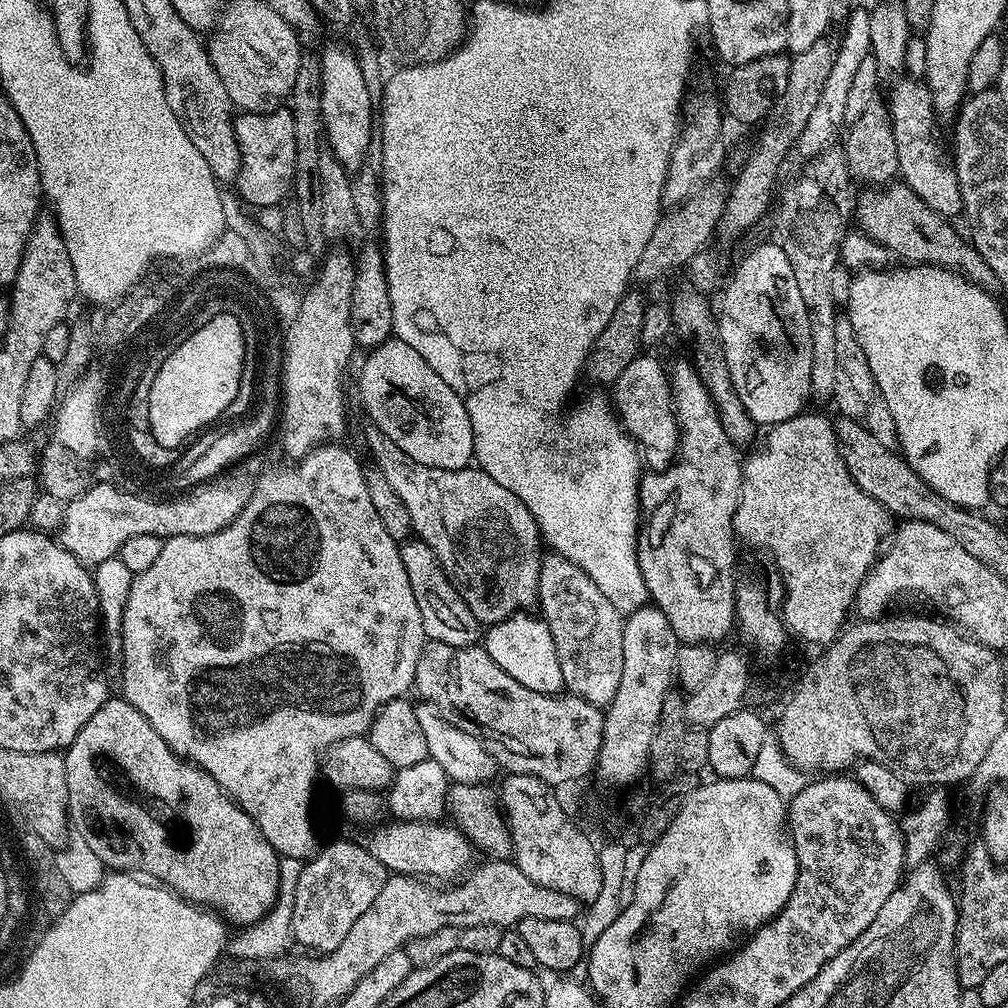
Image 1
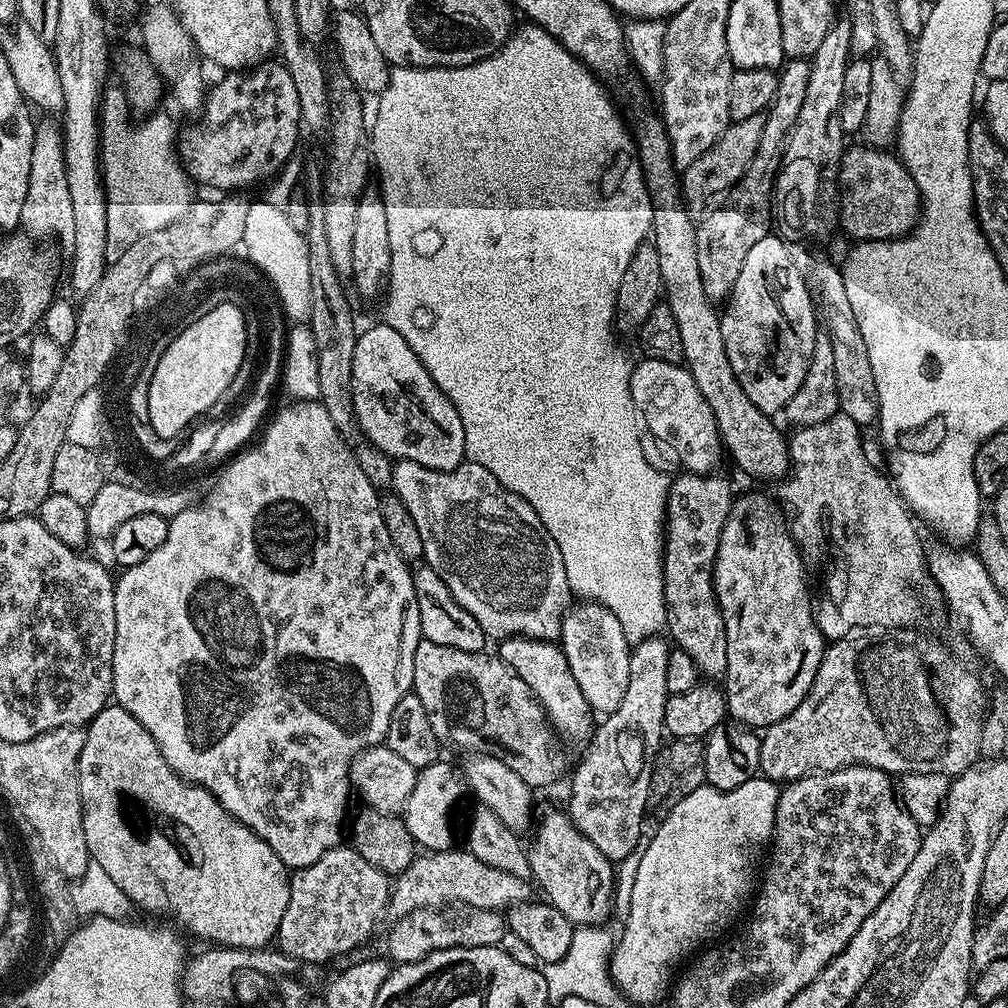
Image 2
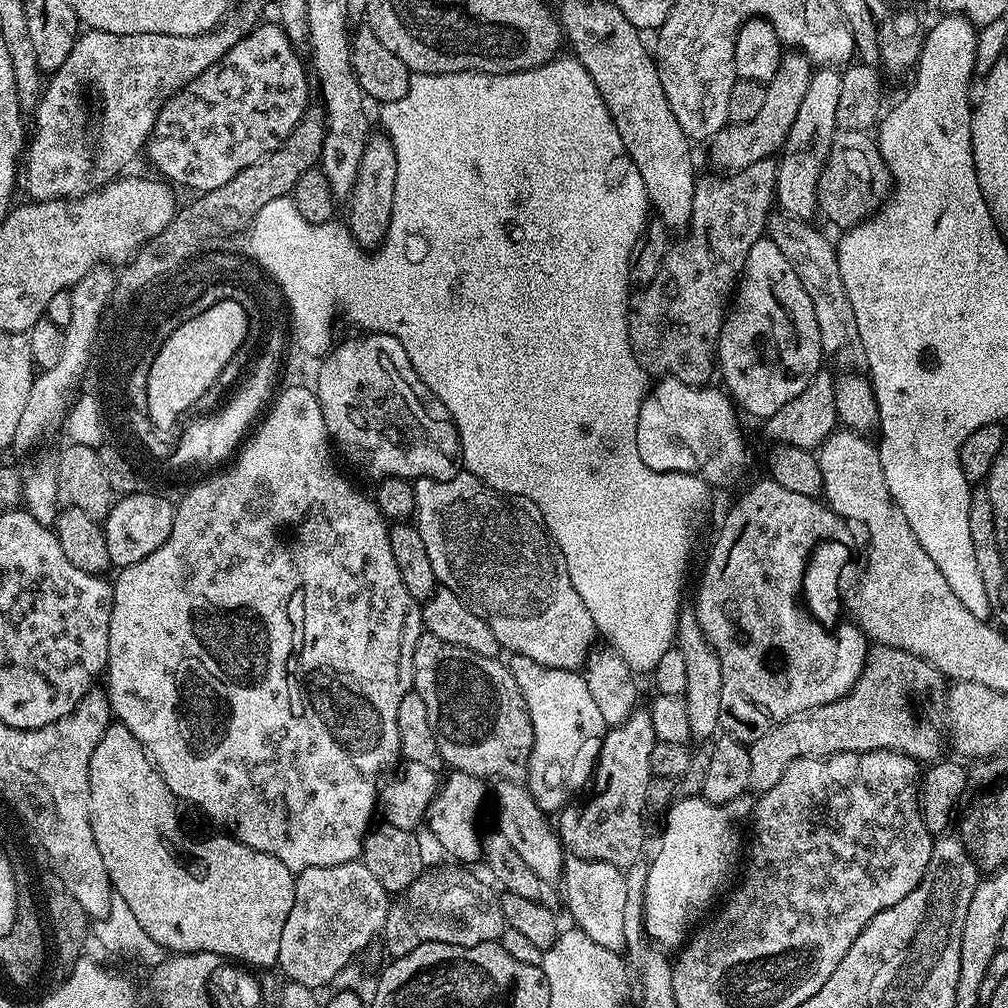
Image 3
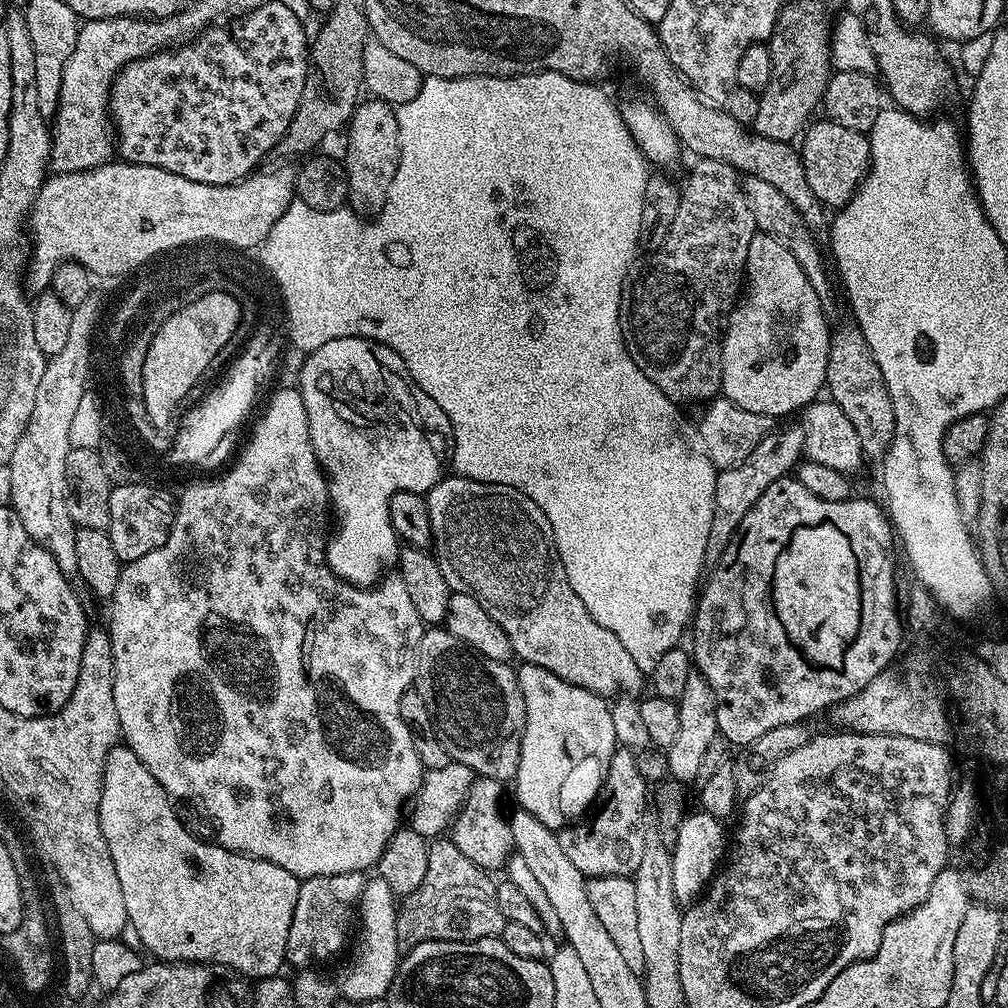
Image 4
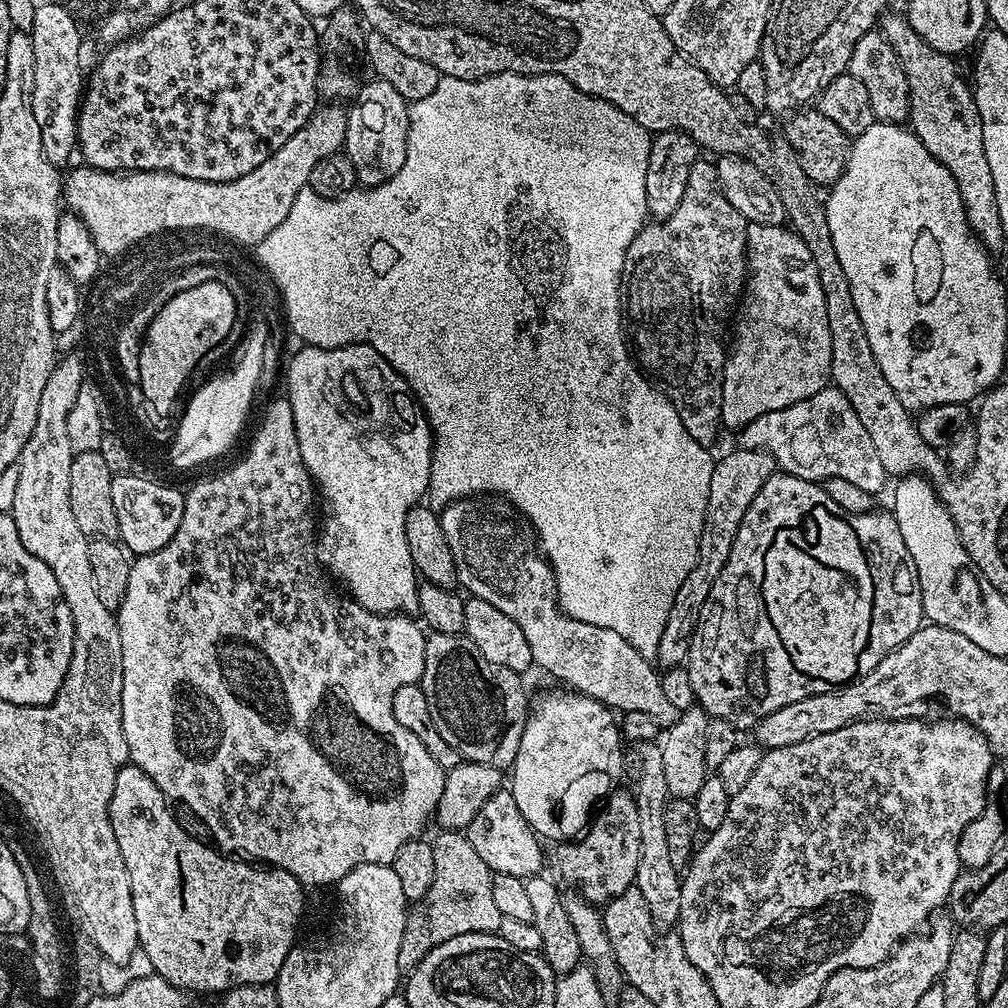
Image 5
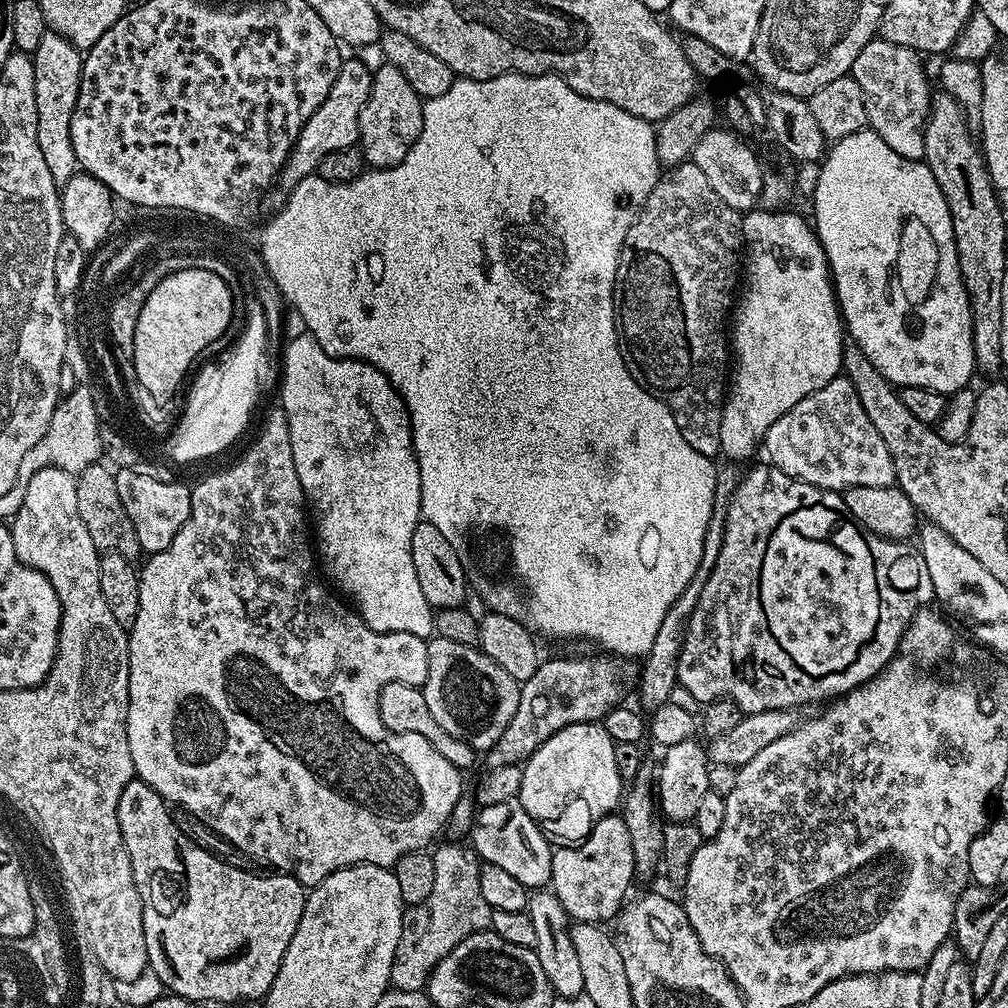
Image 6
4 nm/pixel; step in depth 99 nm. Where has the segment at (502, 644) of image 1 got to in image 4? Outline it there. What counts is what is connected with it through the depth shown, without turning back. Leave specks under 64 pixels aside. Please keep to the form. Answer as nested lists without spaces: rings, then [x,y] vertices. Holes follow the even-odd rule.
[[[521,663],[515,669],[526,706],[526,726],[522,734],[522,750],[518,770],[514,777],[516,804],[525,808],[542,826],[559,830],[581,819],[593,807],[602,782],[608,773],[610,758],[618,750],[612,710],[605,697],[594,694],[582,686],[574,686],[542,666]]]

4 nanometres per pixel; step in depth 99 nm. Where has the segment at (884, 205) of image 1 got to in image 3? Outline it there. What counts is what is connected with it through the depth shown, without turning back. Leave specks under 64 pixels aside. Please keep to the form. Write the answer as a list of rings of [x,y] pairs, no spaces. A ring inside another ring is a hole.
[[[837,129],[831,140],[831,150],[828,160],[824,164],[823,172],[819,176],[817,204],[819,213],[823,214],[840,230],[847,230],[861,221],[867,220],[880,205],[889,197],[892,190],[892,179],[885,160],[881,156],[879,143],[868,132]]]

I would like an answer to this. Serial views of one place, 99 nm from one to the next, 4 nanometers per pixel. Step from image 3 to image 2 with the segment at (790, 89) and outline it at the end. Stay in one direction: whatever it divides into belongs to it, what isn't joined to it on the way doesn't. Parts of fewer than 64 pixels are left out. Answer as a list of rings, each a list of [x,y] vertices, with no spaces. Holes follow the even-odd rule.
[[[759,115],[729,123],[728,129],[722,133],[718,142],[706,154],[702,154],[702,158],[698,158],[688,168],[683,169],[682,196],[690,205],[693,213],[703,213],[705,211],[704,204],[711,205],[713,203],[713,201],[711,202],[712,196],[718,195],[719,192],[727,193],[740,183],[742,174],[746,174],[746,170],[758,150],[758,142],[762,142],[764,122],[765,117]]]

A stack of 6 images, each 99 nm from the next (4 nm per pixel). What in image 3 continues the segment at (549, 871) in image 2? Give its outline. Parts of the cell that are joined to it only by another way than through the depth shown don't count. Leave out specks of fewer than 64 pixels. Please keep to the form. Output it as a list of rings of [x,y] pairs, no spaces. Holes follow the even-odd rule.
[[[569,855],[564,862],[564,900],[568,903],[568,912],[573,916],[575,927],[580,928],[598,946],[606,946],[606,950],[623,953],[624,911],[626,910],[626,875],[613,864],[587,860],[581,856]]]

